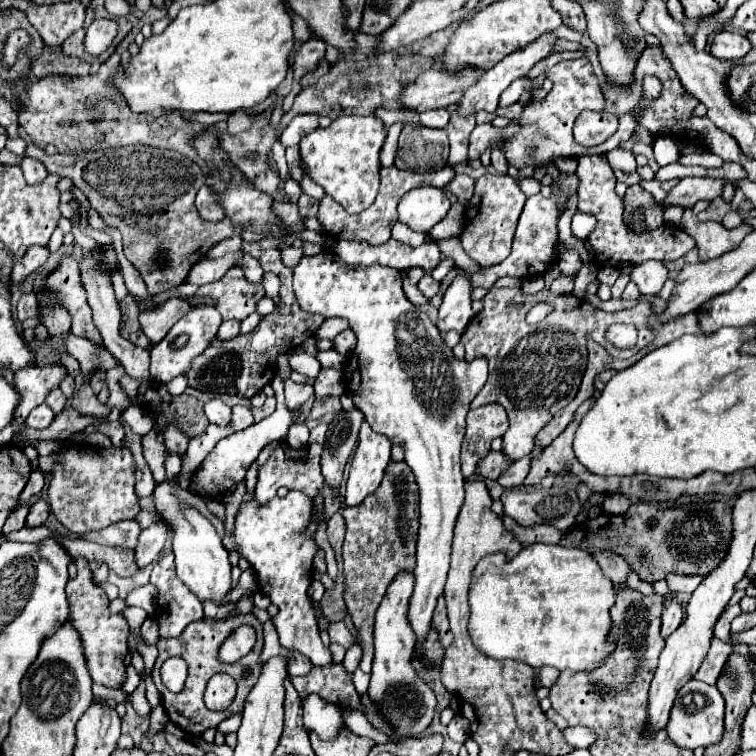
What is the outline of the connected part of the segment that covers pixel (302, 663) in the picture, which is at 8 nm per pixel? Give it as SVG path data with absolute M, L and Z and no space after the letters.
M303 655L293 657L293 659L289 661L290 677L304 676L305 673L311 673L311 671L313 671L313 663L311 663L307 657L303 657Z

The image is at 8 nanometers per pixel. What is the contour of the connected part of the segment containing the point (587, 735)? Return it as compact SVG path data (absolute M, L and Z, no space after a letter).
M583 725L577 727L567 727L563 729L563 737L565 741L569 741L569 745L573 745L575 749L585 749L595 741L595 733Z

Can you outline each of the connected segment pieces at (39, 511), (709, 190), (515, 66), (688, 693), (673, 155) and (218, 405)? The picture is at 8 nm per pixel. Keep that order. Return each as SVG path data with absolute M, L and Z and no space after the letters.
M37 501L37 503L31 507L29 515L27 515L25 527L29 527L29 529L41 527L41 525L47 521L47 517L49 517L49 505L47 505L45 501Z
M683 177L665 197L663 205L681 205L691 207L699 199L713 199L721 195L723 181L721 179L707 179L707 177Z
M549 31L549 33L543 33L541 37L537 37L537 41L531 41L529 45L525 45L525 49L517 49L517 53L511 53L509 57L505 57L505 61L499 61L493 69L489 69L489 71L481 77L481 81L477 81L473 87L469 87L469 89L465 91L465 95L463 95L461 101L457 103L457 109L459 109L463 115L469 115L469 113L475 113L475 111L481 111L481 109L483 109L483 111L489 111L489 113L495 113L497 103L499 103L499 95L501 95L515 79L525 77L535 63L539 63L543 57L547 57L547 55L553 51L555 43L557 43L557 37Z
M691 679L677 695L677 701L673 703L669 723L667 723L667 733L669 737L683 749L697 749L697 747L707 747L711 743L717 743L723 735L723 711L725 711L725 701L719 693L717 687L705 685L703 681Z
M657 137L653 149L655 149L655 159L659 165L675 163L679 157L679 141L675 137Z
M211 399L205 403L205 415L211 423L227 425L229 417L231 417L231 407L225 405L221 399Z

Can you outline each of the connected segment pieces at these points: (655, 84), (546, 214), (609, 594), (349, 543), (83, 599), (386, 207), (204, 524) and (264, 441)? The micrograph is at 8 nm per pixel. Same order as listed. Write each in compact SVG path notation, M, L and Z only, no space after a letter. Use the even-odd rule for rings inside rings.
M571 59L571 61L561 61L557 63L553 69L549 69L547 73L549 81L553 83L553 89L547 93L545 99L541 99L539 103L529 103L527 107L523 107L521 119L511 119L509 125L505 127L493 127L489 123L485 125L477 125L471 133L471 143L469 143L469 159L479 159L479 155L485 149L503 149L507 161L511 167L523 169L523 167L535 167L535 165L547 165L551 163L555 157L583 157L583 155L605 155L611 149L617 149L623 141L627 141L633 133L633 129L639 125L641 119L641 111L651 105L663 91L661 81L657 81L657 77L645 77L643 79L643 97L641 97L641 105L629 113L625 113L619 119L619 129L613 137L609 137L605 143L597 145L597 147L583 147L573 139L571 127L573 121L577 119L577 115L583 109L593 109L593 111L601 111L604 109L604 94L599 87L599 83L593 77L593 71L587 75L585 73L585 59ZM535 147L535 153L531 157L529 149Z
M559 173L557 179L557 191L551 193L551 197L543 197L543 195L533 195L527 199L523 213L519 217L517 223L517 231L515 231L515 239L513 239L513 251L511 255L491 267L479 267L479 271L465 271L465 275L469 277L473 287L483 287L483 289L491 289L495 285L495 281L499 277L519 277L519 279L531 279L537 275L543 275L555 261L555 245L557 245L557 223L561 217L561 209L557 205L559 197L565 197L565 201L569 201L571 195L577 195L577 175L575 173Z
M545 543L527 545L513 559L507 559L501 551L497 551L493 555L483 557L473 569L469 591L471 605L469 637L481 653L493 659L515 659L535 669L551 665L557 667L559 671L563 669L589 671L595 669L609 651L613 651L613 645L607 641L611 623L609 609L613 603L615 603L613 583L601 573L597 561L591 557L589 551Z
M405 461L391 463L385 469L385 477L377 487L377 493L369 495L361 505L347 507L343 511L347 521L347 535L343 543L343 573L345 573L345 593L349 615L359 629L359 639L363 647L363 659L359 669L371 673L371 635L375 611L393 581L393 577L403 569L415 567L415 545L419 529L419 489L413 471Z
M75 559L75 565L77 565L77 579L71 579L67 583L67 599L71 607L69 621L81 633L85 659L87 659L87 667L89 667L93 681L105 687L121 689L127 681L125 663L123 663L127 655L127 633L129 633L127 621L121 613L115 613L115 615L109 613L107 595L103 589L99 589L93 583L87 559Z
M381 167L381 187L377 193L375 203L357 213L357 215L349 215L341 205L337 205L337 201L333 201L333 197L325 195L319 203L319 213L317 219L321 221L321 225L325 227L327 233L331 233L337 239L347 239L347 241L367 241L371 245L381 245L391 237L391 227L397 221L397 203L403 197L403 193L407 193L413 187L421 187L421 185L431 185L431 187L445 187L455 176L455 170L451 167L443 167L437 171L427 171L427 173L409 173L409 171L401 171L397 167Z
M169 481L157 483L155 487L155 503L165 519L165 523L173 531L173 553L175 553L175 565L177 565L177 577L189 587L189 591L201 601L213 601L215 605L221 605L227 593L231 591L231 563L229 553L225 551L221 537L215 533L213 525L189 503L175 499L173 487Z
M285 399L277 401L277 409L273 411L271 417L265 417L259 423L253 423L249 429L243 429L239 433L233 433L225 439L221 439L215 449L205 457L205 461L197 467L197 471L191 476L190 488L193 493L201 497L223 497L225 491L228 491L239 481L245 479L247 469L251 467L251 463L257 459L257 455L261 453L263 447L271 445L271 443L279 443L285 441L287 431L293 423L297 423L299 419L299 411L295 409L287 409Z

